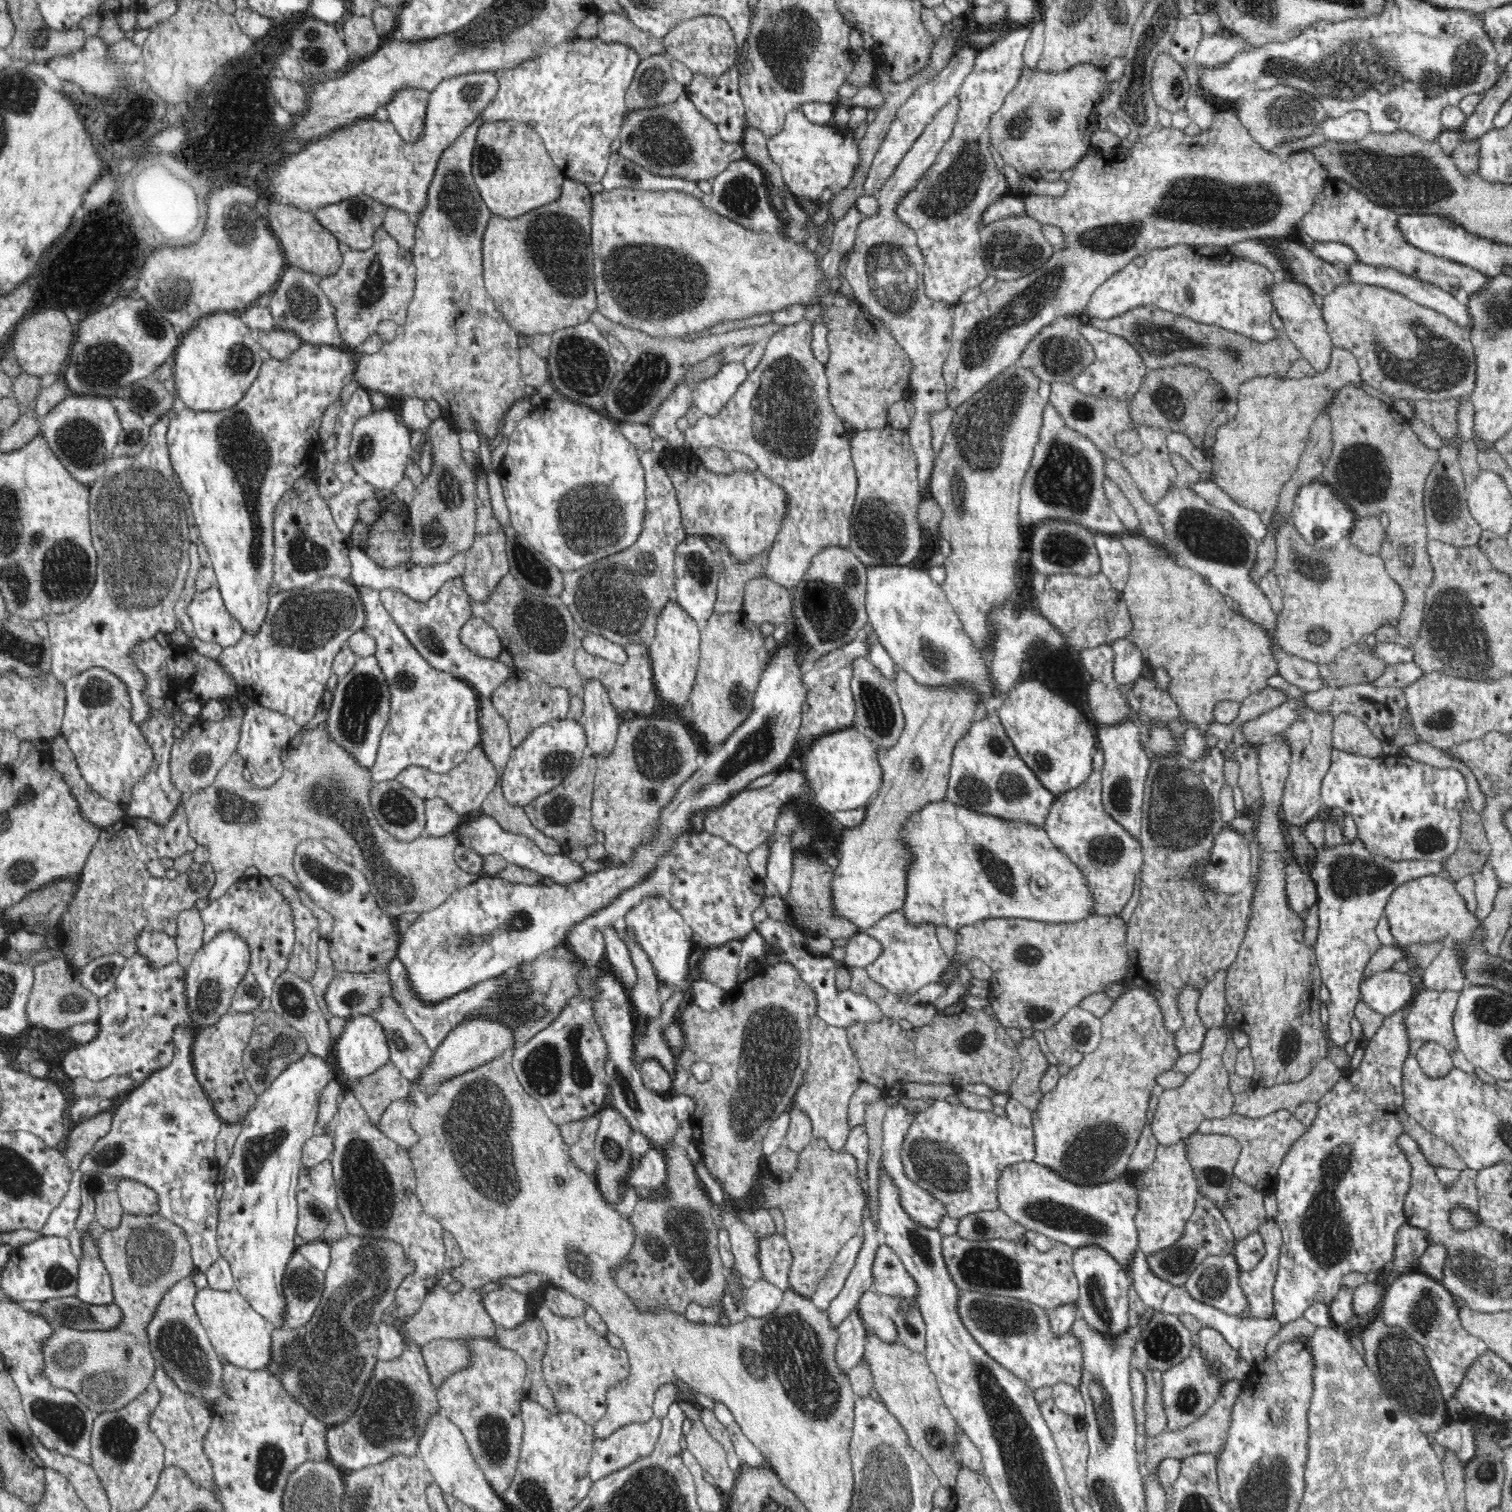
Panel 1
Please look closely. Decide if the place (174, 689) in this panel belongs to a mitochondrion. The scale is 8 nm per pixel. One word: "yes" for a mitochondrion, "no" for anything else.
no

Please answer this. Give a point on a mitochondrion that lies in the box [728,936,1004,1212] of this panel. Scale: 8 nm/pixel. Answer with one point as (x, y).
(933, 1157)

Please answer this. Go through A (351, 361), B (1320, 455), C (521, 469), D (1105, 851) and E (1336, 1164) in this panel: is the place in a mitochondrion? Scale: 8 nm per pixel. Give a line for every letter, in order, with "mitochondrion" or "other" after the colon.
A: other
B: mitochondrion
C: other
D: mitochondrion
E: mitochondrion

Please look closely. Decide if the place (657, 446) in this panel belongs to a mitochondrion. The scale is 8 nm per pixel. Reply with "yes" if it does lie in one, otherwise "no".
no

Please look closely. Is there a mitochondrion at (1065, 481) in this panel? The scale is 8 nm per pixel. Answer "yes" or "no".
yes

